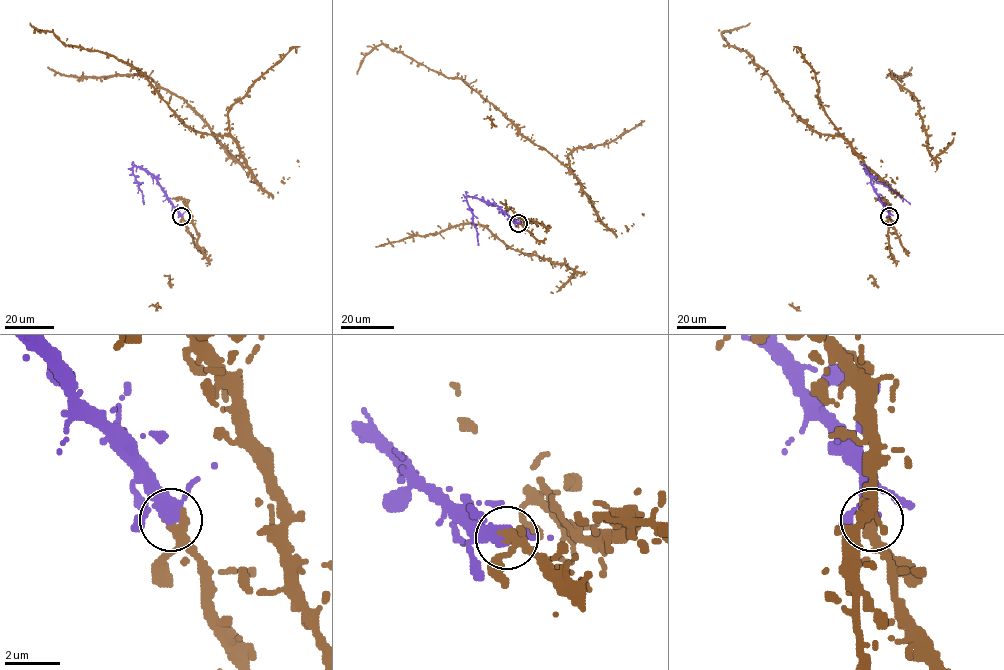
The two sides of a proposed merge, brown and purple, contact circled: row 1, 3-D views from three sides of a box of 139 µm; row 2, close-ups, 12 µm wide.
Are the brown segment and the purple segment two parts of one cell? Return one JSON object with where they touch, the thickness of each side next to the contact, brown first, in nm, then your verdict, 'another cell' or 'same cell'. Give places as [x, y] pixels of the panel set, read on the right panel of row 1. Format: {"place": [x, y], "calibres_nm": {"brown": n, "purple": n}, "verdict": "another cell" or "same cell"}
{"place": [889, 216], "calibres_nm": {"brown": 280, "purple": 320}, "verdict": "same cell"}

